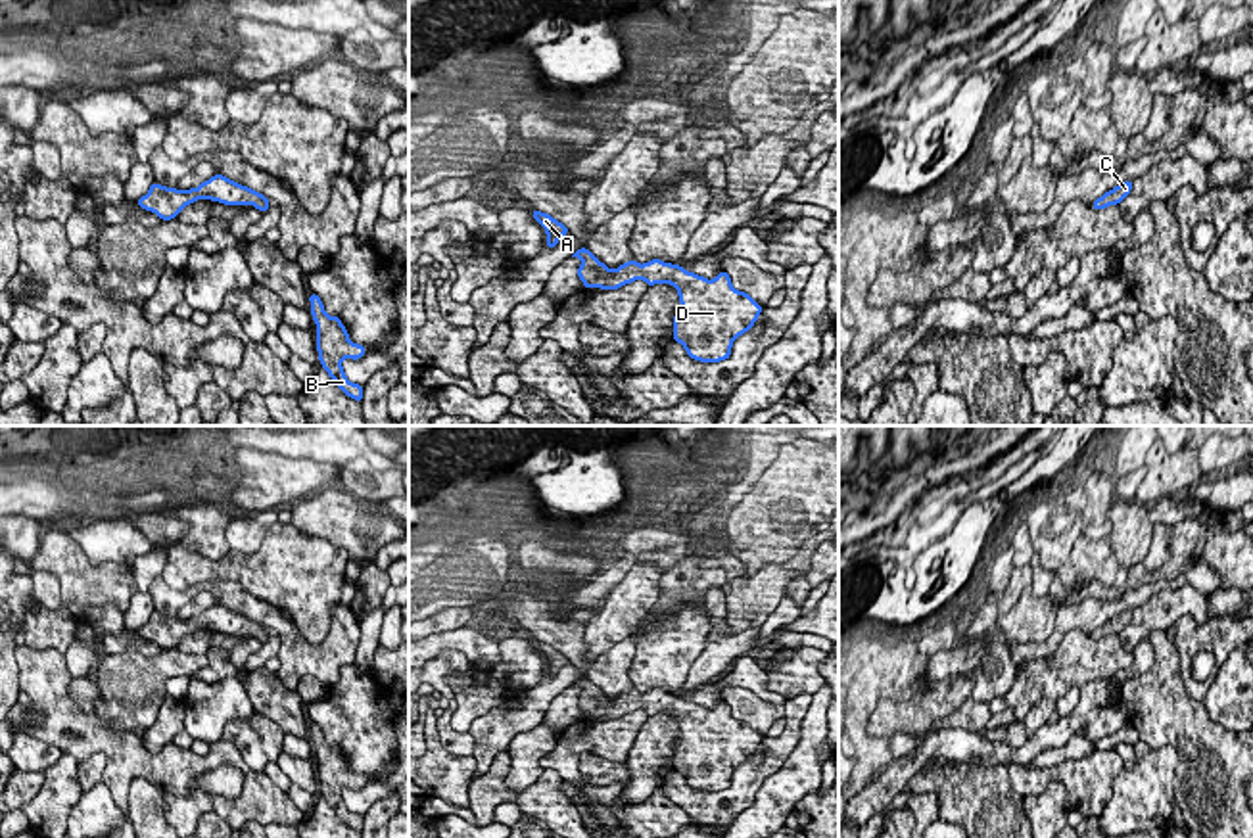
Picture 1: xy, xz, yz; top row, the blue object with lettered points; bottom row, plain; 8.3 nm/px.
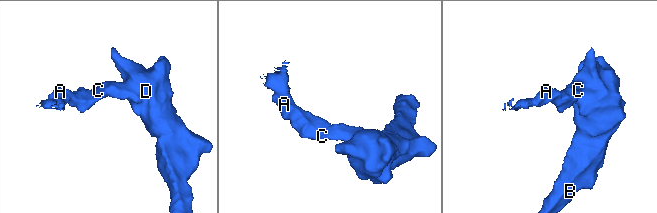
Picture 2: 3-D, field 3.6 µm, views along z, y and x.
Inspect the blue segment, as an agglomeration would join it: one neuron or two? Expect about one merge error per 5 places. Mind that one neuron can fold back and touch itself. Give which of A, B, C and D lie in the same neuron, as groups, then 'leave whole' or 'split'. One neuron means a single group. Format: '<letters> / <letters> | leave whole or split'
A B C D | leave whole

